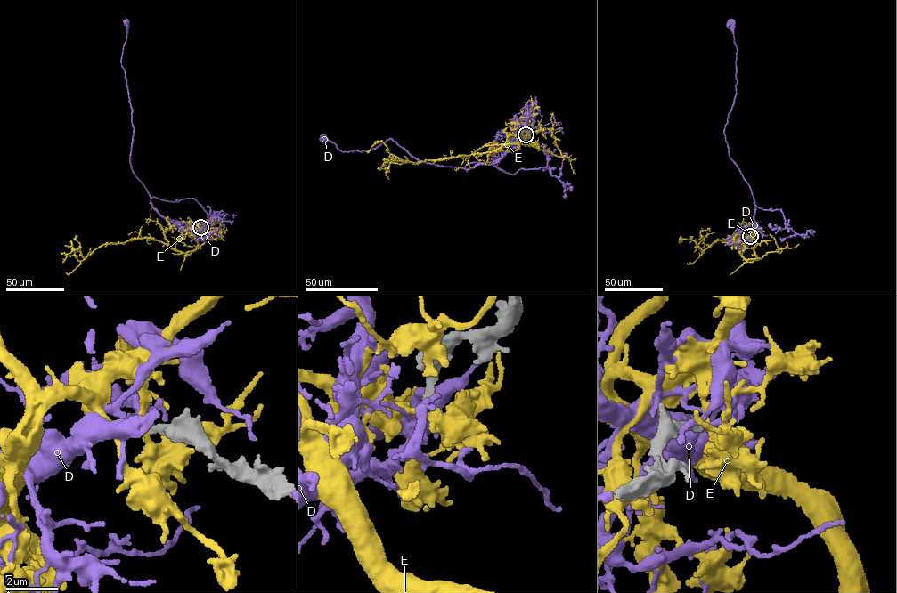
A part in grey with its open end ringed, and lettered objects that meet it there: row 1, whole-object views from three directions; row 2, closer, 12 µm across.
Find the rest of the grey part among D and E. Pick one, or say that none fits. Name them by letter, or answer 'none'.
D

